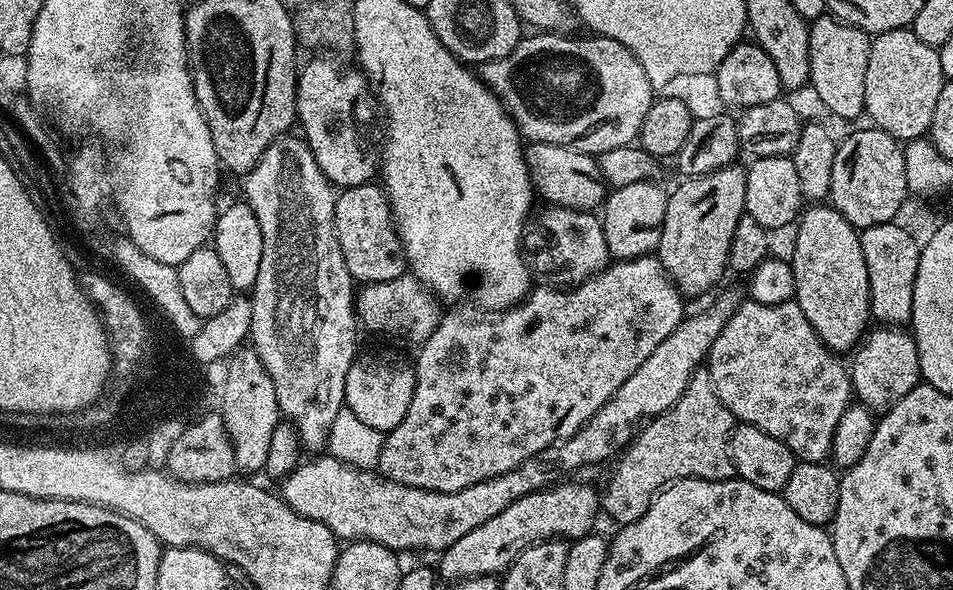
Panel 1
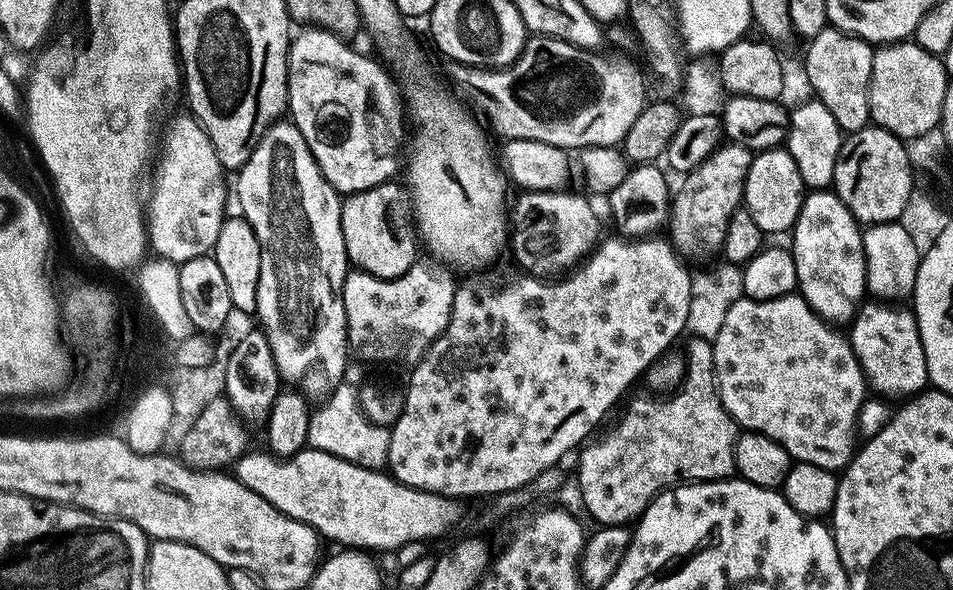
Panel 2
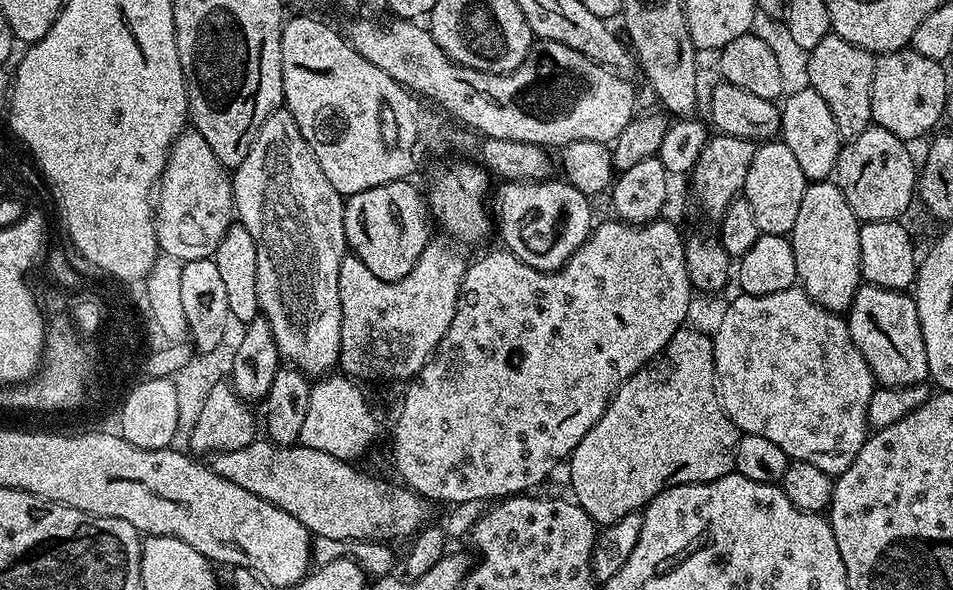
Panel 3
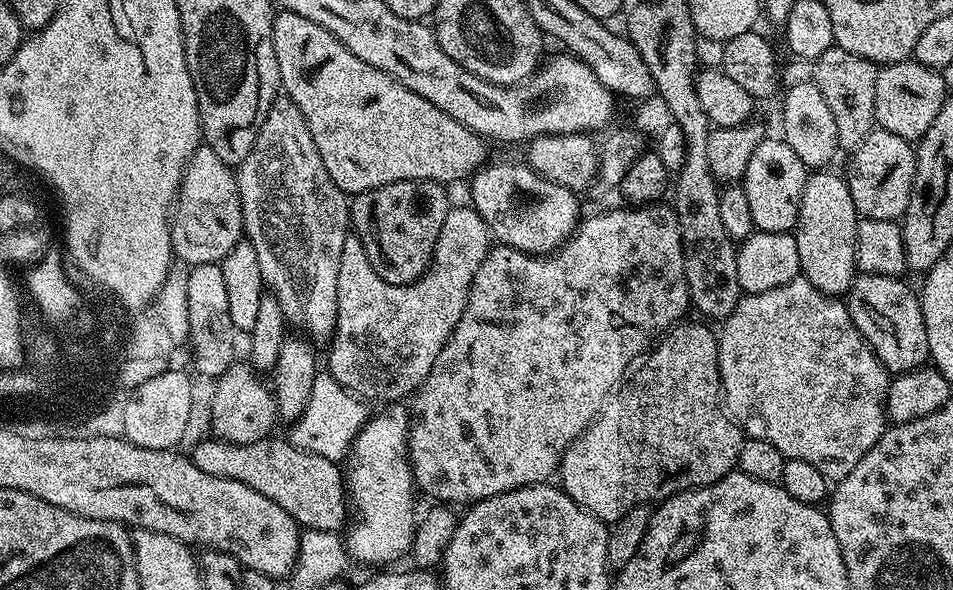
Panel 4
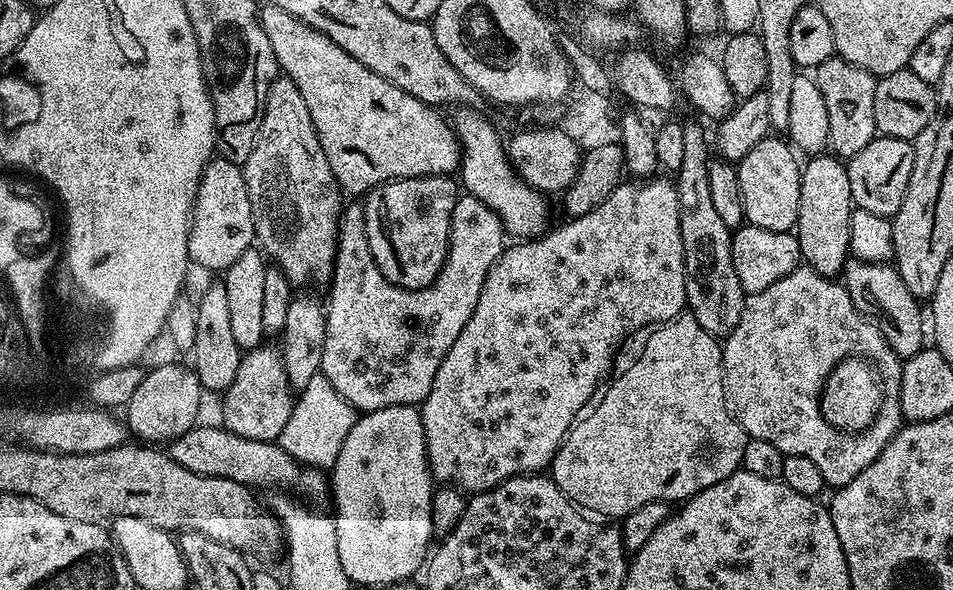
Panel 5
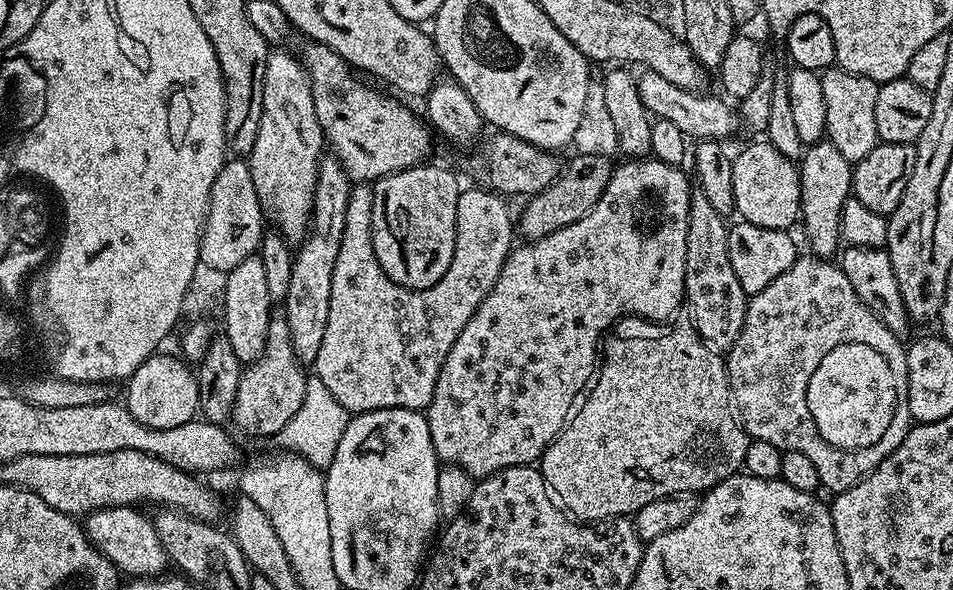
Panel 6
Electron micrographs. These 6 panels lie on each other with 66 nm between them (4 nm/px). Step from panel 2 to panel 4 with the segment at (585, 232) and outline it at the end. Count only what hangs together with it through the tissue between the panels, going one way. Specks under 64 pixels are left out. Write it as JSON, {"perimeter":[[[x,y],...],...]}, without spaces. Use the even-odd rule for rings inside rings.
{"perimeter":[[[494,160],[485,163],[470,177],[471,207],[486,222],[489,233],[507,248],[531,256],[546,256],[555,252],[571,238],[582,219],[580,204],[576,201],[579,200],[577,193],[542,179],[527,163]]]}

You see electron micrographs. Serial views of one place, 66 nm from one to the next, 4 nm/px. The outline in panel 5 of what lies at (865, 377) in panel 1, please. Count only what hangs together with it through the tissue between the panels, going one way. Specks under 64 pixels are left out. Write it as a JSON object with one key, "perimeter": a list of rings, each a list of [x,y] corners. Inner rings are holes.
{"perimeter":[[[849,259],[844,265],[842,283],[861,316],[876,325],[876,331],[893,354],[907,358],[925,347],[926,316],[920,313],[921,301],[910,294],[910,290],[906,290],[906,282],[902,282],[902,274],[898,274],[895,263],[879,264]]]}

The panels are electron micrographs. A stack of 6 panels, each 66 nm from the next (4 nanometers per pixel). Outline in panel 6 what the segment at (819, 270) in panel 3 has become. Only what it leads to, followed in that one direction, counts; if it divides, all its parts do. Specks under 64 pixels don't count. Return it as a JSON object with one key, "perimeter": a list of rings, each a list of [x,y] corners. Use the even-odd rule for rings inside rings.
{"perimeter":[[[827,138],[817,140],[815,144],[807,145],[798,160],[800,170],[800,220],[804,224],[804,232],[808,235],[811,255],[821,258],[832,258],[841,247],[840,215],[842,206],[849,200],[852,190],[852,169],[854,167],[846,158],[842,158],[838,146],[834,146]]]}

